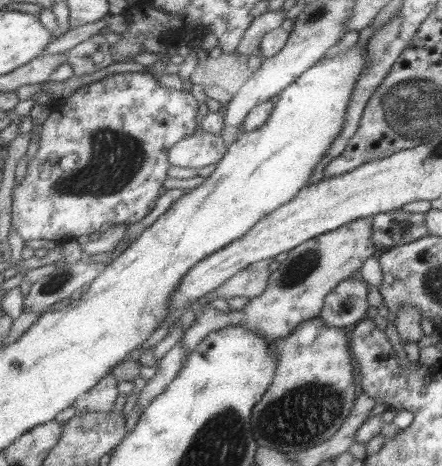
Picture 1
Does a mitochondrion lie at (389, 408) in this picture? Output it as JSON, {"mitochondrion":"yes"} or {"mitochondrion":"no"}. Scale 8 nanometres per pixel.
{"mitochondrion":"no"}

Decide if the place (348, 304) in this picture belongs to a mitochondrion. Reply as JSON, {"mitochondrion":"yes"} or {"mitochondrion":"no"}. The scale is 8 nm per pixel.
{"mitochondrion":"yes"}

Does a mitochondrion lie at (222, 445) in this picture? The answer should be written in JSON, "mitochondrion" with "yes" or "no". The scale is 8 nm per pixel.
{"mitochondrion":"yes"}

